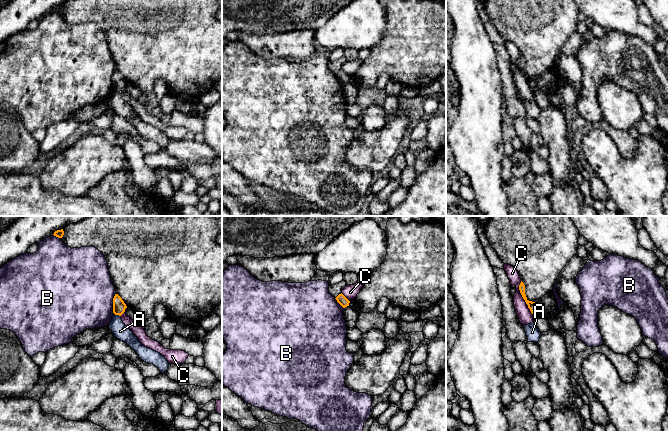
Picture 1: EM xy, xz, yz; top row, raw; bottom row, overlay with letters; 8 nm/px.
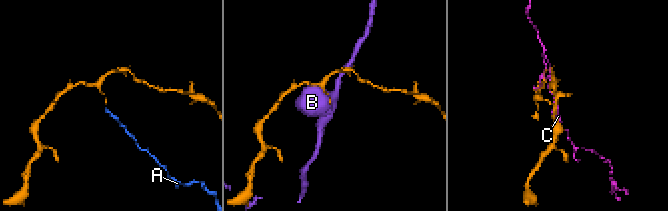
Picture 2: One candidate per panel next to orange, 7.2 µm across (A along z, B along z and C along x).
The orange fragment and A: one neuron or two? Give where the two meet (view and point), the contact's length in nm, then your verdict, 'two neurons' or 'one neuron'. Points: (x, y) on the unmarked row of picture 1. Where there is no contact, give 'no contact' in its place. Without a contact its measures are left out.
xy (117, 90) | 60 nm | two neurons

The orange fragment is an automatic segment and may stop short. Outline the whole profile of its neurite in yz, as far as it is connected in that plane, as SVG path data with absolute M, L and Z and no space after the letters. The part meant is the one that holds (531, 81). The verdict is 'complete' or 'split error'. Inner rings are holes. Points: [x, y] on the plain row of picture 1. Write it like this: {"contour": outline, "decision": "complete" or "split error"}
{"contour": "M522 57L519 61L519 66L520 66L520 69L523 73L523 75L525 76L526 80L528 81L528 84L530 85L531 89L533 90L533 92L536 91L538 89L538 87L536 85L536 79L532 78L532 77L529 77L527 75L526 70L525 70L525 61Z", "decision": "complete"}

